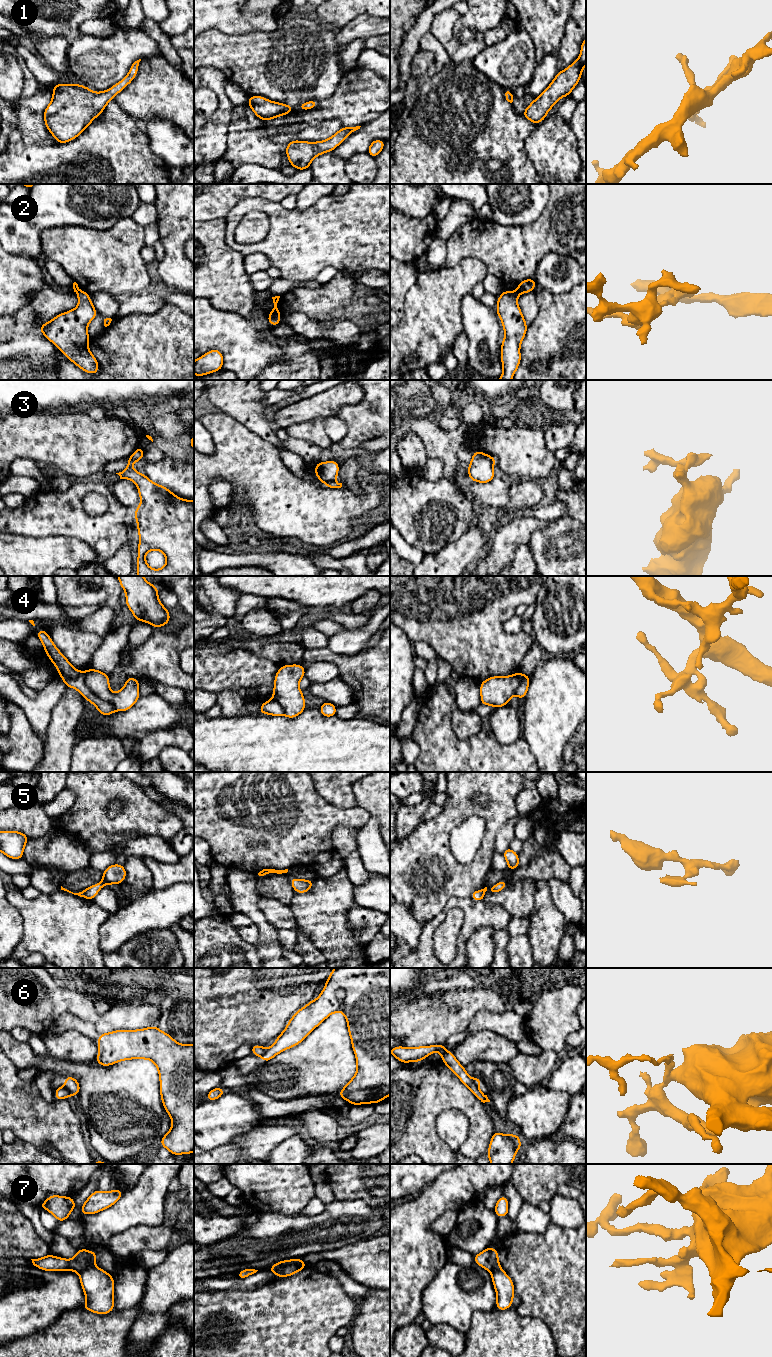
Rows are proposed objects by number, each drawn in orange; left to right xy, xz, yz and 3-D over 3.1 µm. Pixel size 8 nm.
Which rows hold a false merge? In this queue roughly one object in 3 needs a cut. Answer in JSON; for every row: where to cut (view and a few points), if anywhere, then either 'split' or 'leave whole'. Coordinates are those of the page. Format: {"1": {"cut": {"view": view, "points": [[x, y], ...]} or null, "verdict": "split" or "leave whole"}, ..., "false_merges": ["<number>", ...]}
{"1": {"cut": null, "verdict": "leave whole"}, "2": {"cut": {"view": "xz", "points": [[272, 311], [278, 315]]}, "verdict": "split"}, "3": {"cut": {"view": "xz", "points": [[333, 479], [323, 482]]}, "verdict": "split"}, "4": {"cut": {"view": "xy", "points": [[84, 672], [86, 686], [98, 697], [108, 701], [115, 708]]}, "verdict": "split"}, "5": {"cut": null, "verdict": "leave whole"}, "6": {"cut": {"view": "xy", "points": [[64, 1086], [70, 1094]]}, "verdict": "split"}, "7": {"cut": {"view": "xz", "points": [[292, 1260], [284, 1265], [276, 1275]]}, "verdict": "split"}, "false_merges": ["2", "3", "4", "6", "7"]}

